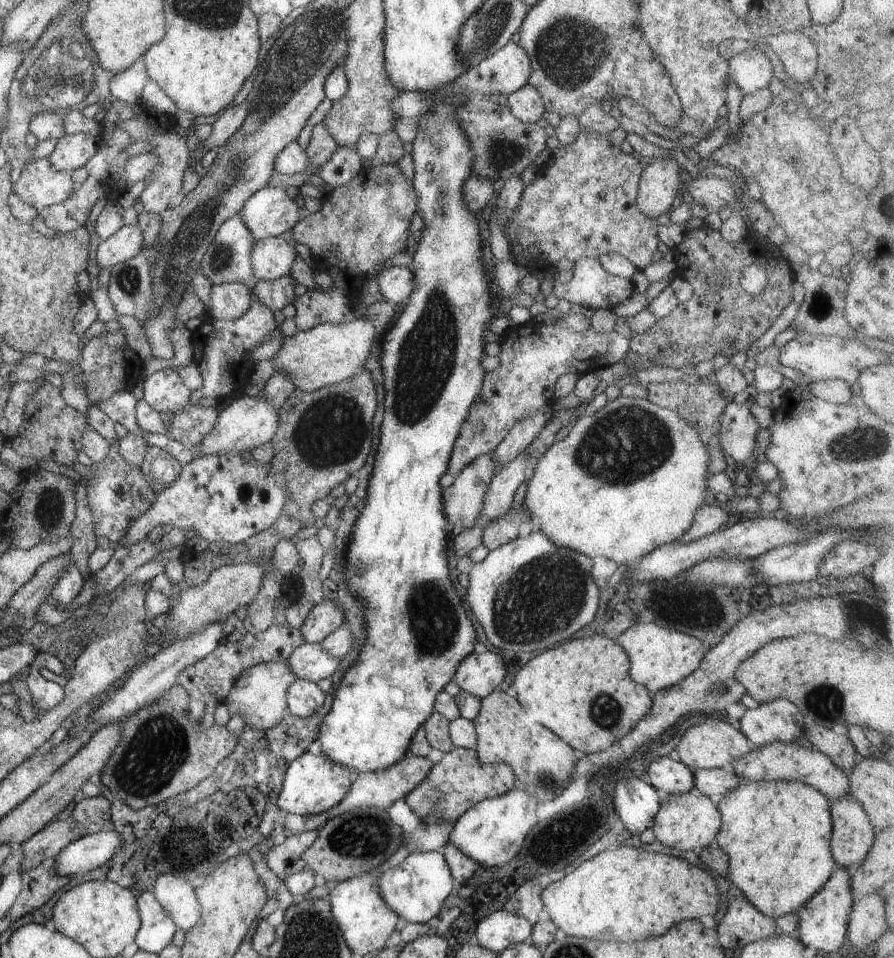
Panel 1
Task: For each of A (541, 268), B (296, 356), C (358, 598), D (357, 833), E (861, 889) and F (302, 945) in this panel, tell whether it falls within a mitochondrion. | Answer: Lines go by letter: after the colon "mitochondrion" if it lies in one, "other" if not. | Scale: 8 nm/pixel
A: other
B: other
C: other
D: mitochondrion
E: other
F: mitochondrion

